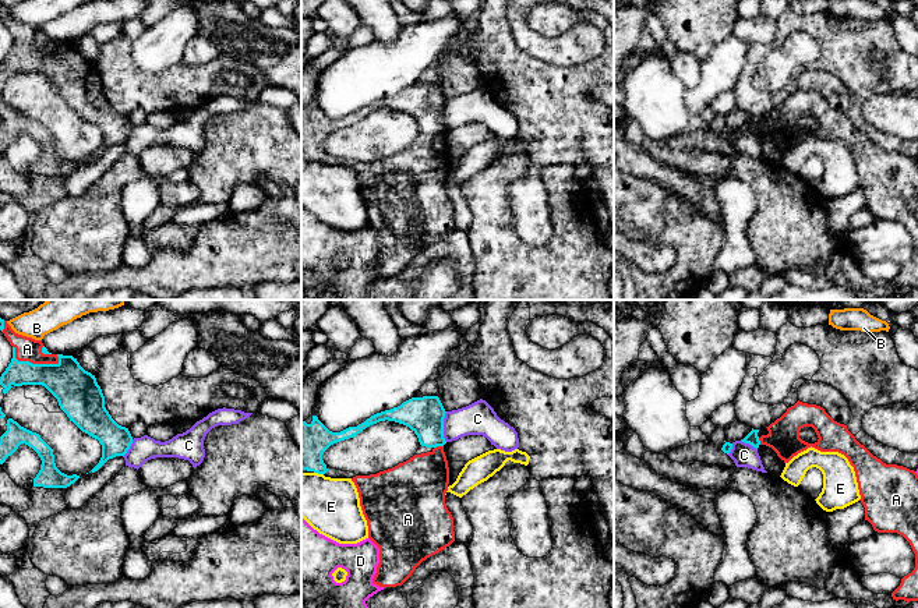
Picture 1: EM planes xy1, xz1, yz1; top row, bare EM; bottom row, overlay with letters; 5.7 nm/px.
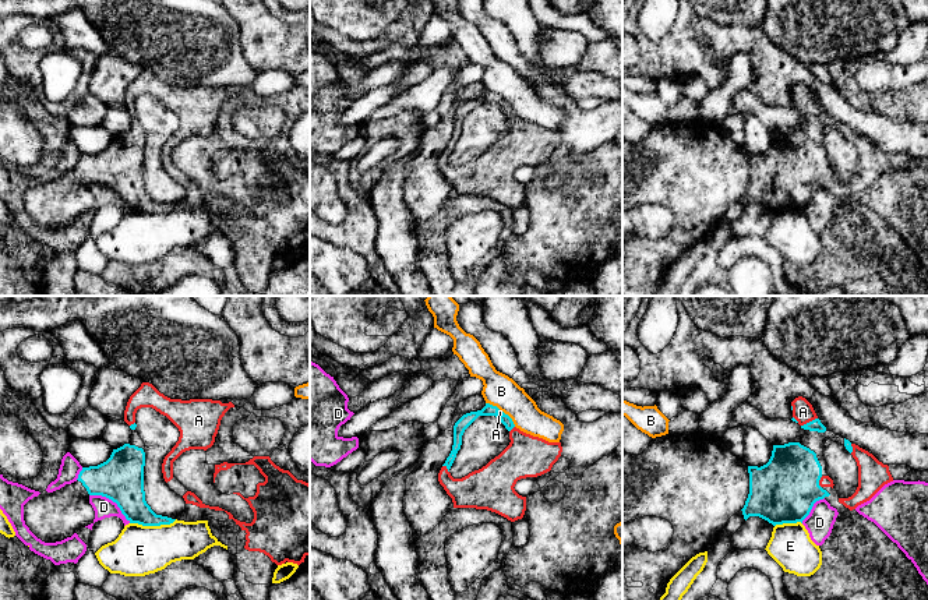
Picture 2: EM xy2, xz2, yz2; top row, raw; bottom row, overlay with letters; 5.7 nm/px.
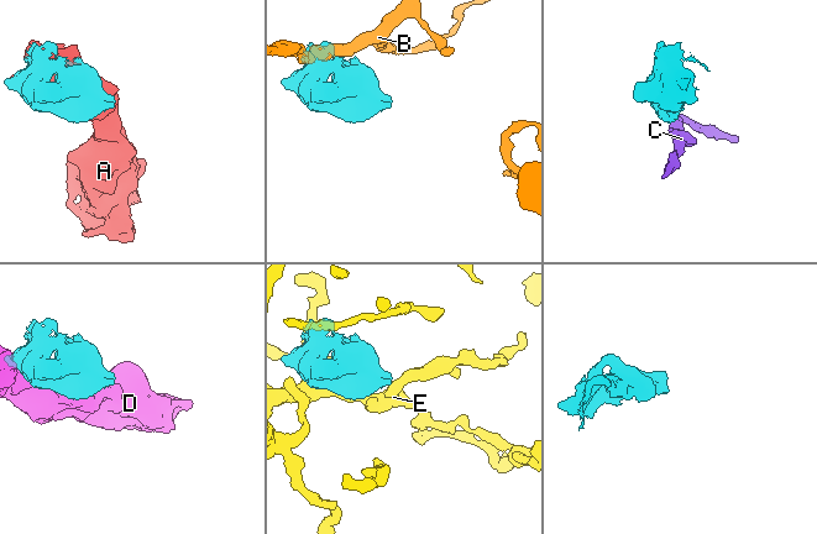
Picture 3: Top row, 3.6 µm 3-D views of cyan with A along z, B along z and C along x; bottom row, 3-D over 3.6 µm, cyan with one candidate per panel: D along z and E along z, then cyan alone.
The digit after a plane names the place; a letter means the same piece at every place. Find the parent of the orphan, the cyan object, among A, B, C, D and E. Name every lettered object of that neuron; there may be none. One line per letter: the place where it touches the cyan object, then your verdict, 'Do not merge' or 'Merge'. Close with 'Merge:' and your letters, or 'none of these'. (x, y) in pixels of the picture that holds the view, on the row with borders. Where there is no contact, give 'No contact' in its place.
A: Touches cyan at xy1 (31, 363). Merge
B: Touches cyan at xz2 (511, 419). Do not merge
C: Touches cyan at xz1 (442, 427). Do not merge
D: Touches cyan at xy2 (112, 500). Do not merge
E: Touches cyan at xy2 (152, 525). Do not merge
Merge: A

